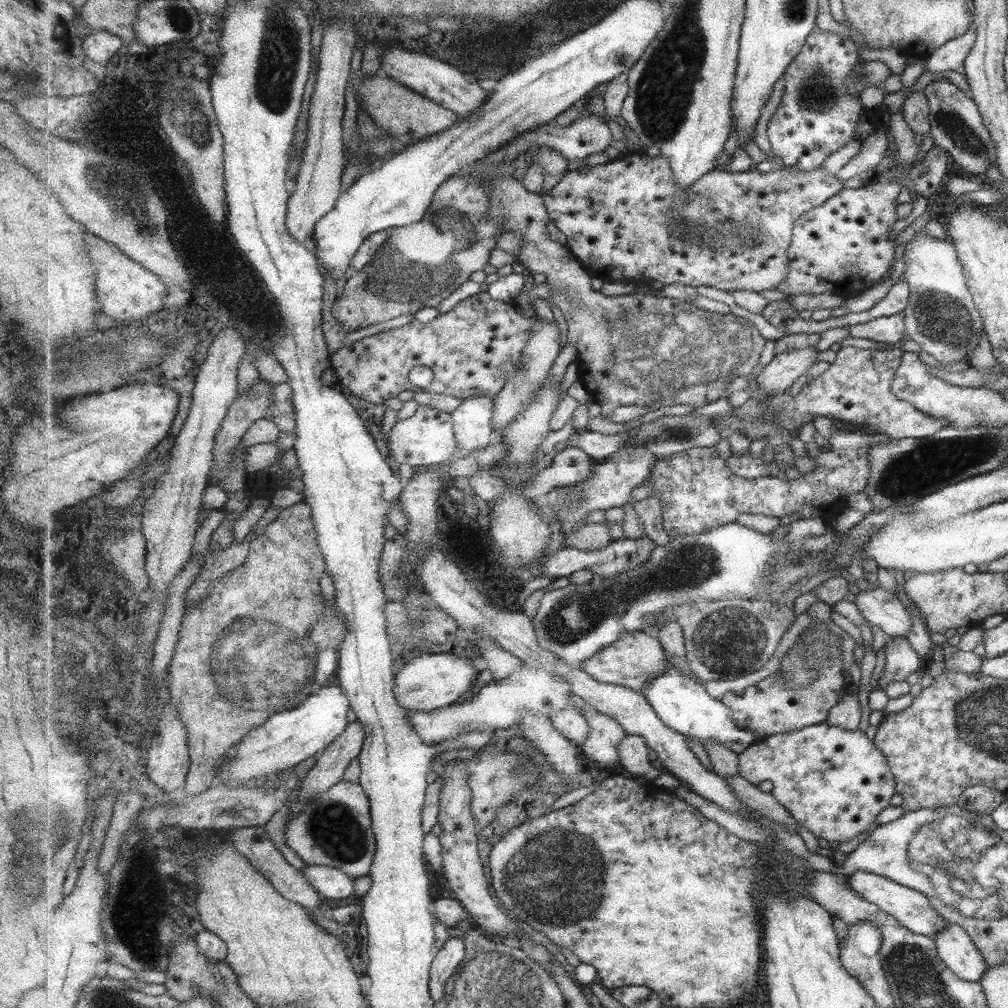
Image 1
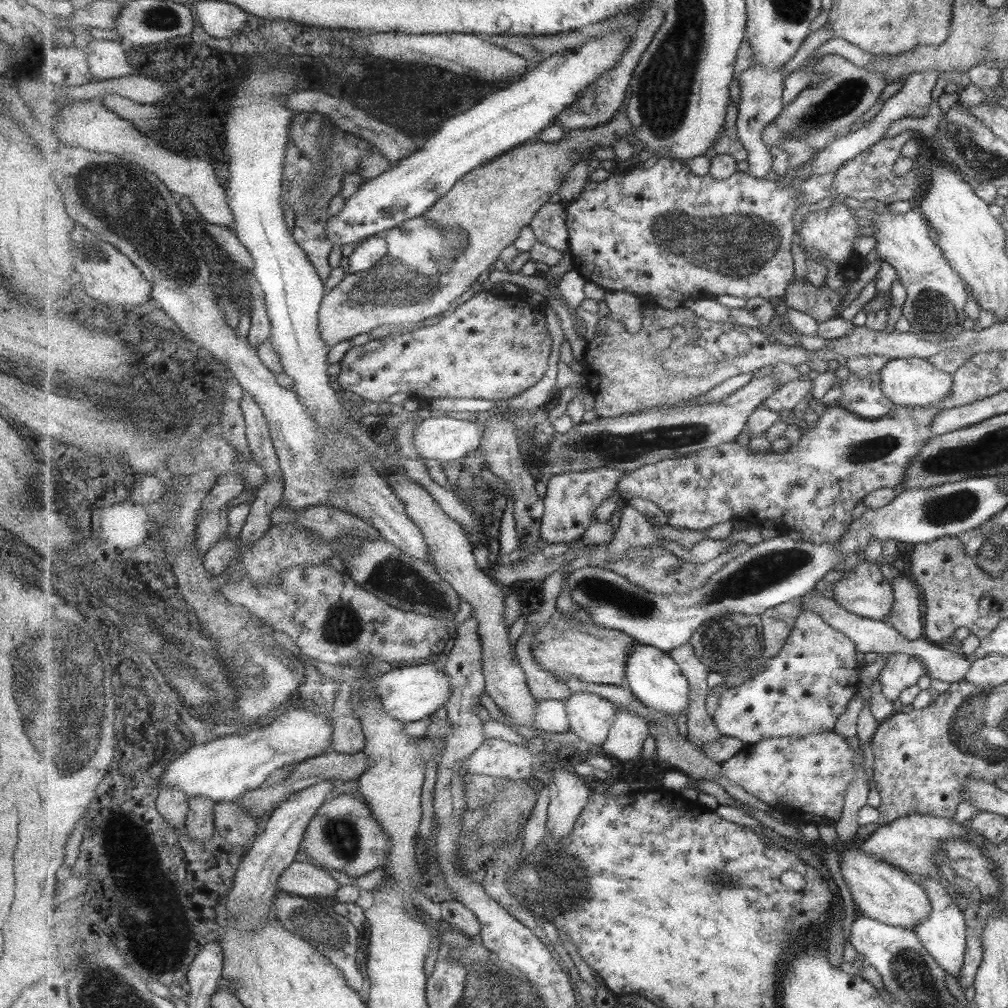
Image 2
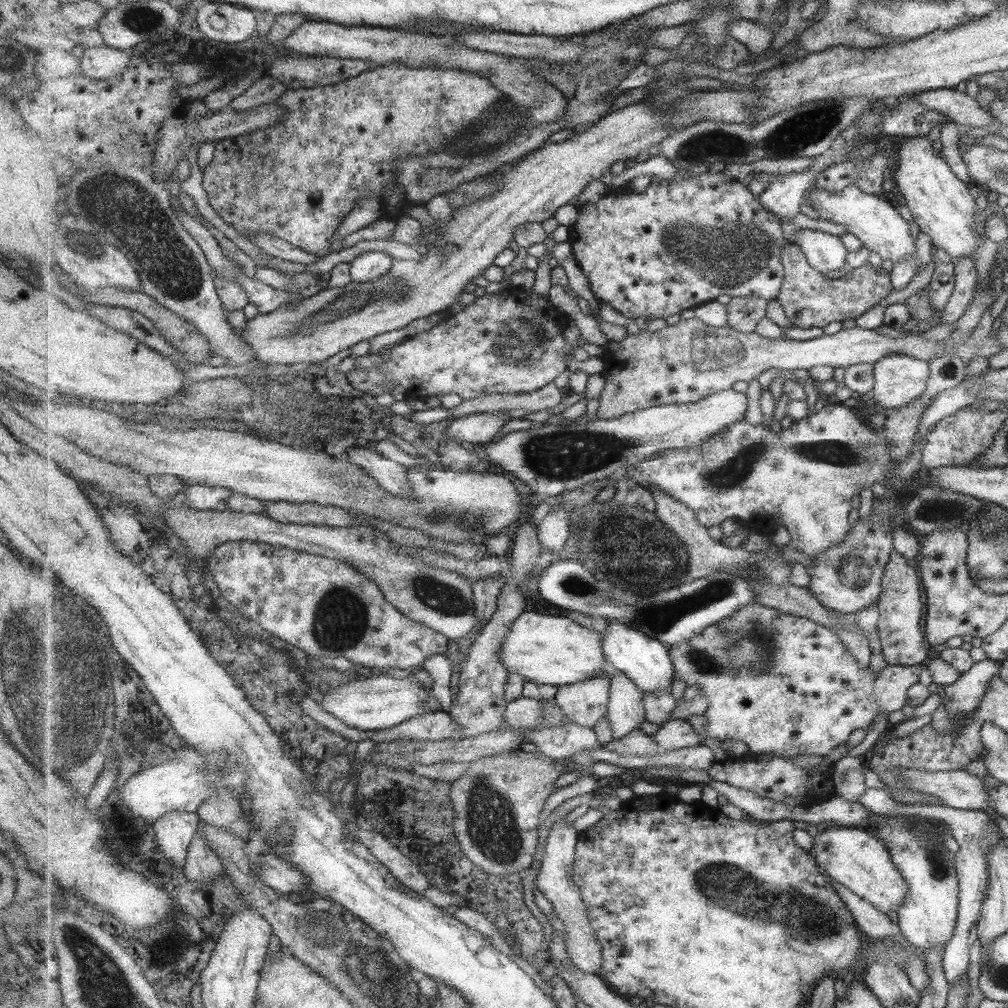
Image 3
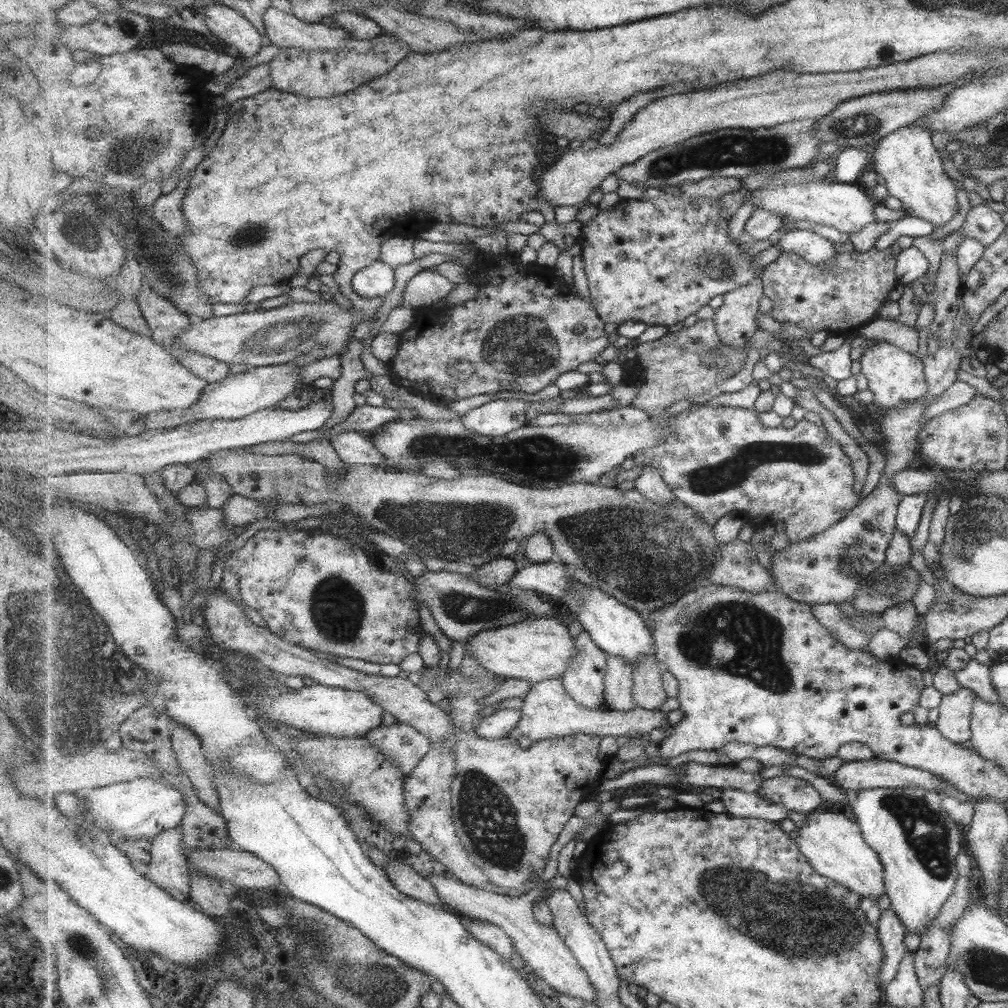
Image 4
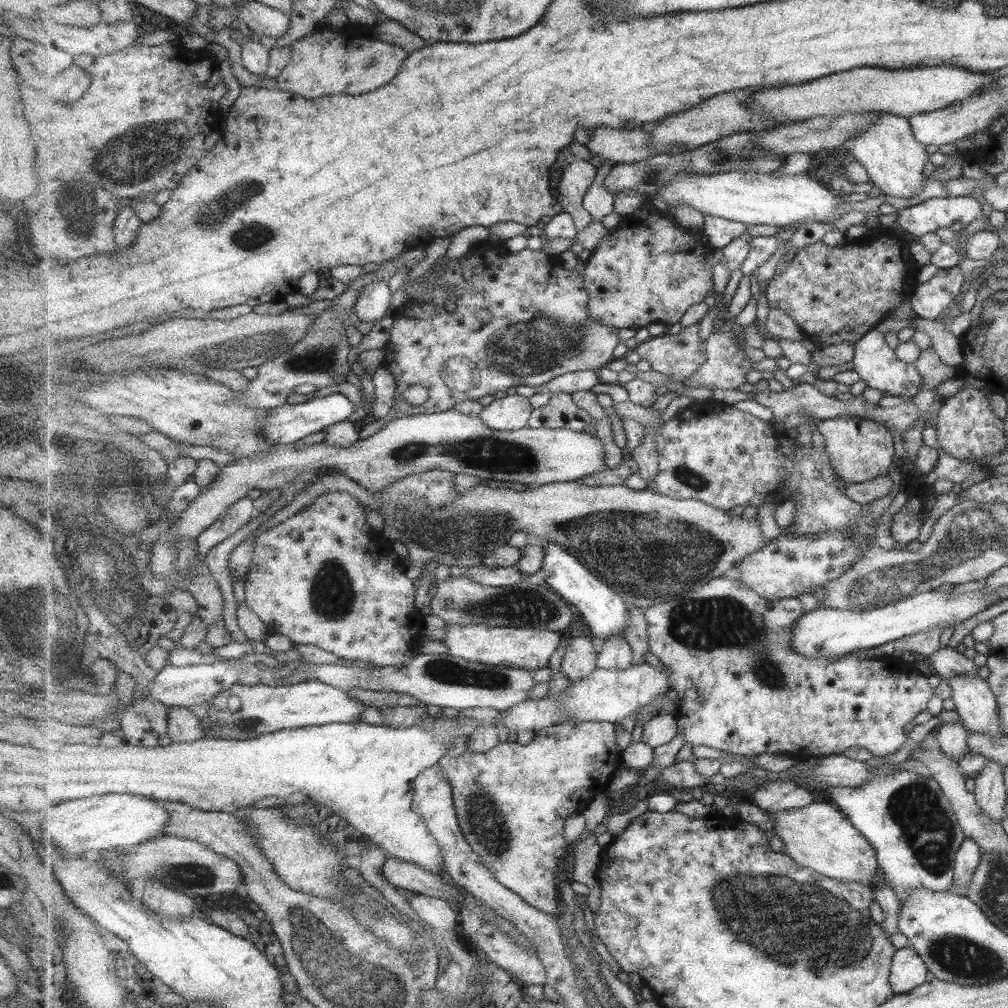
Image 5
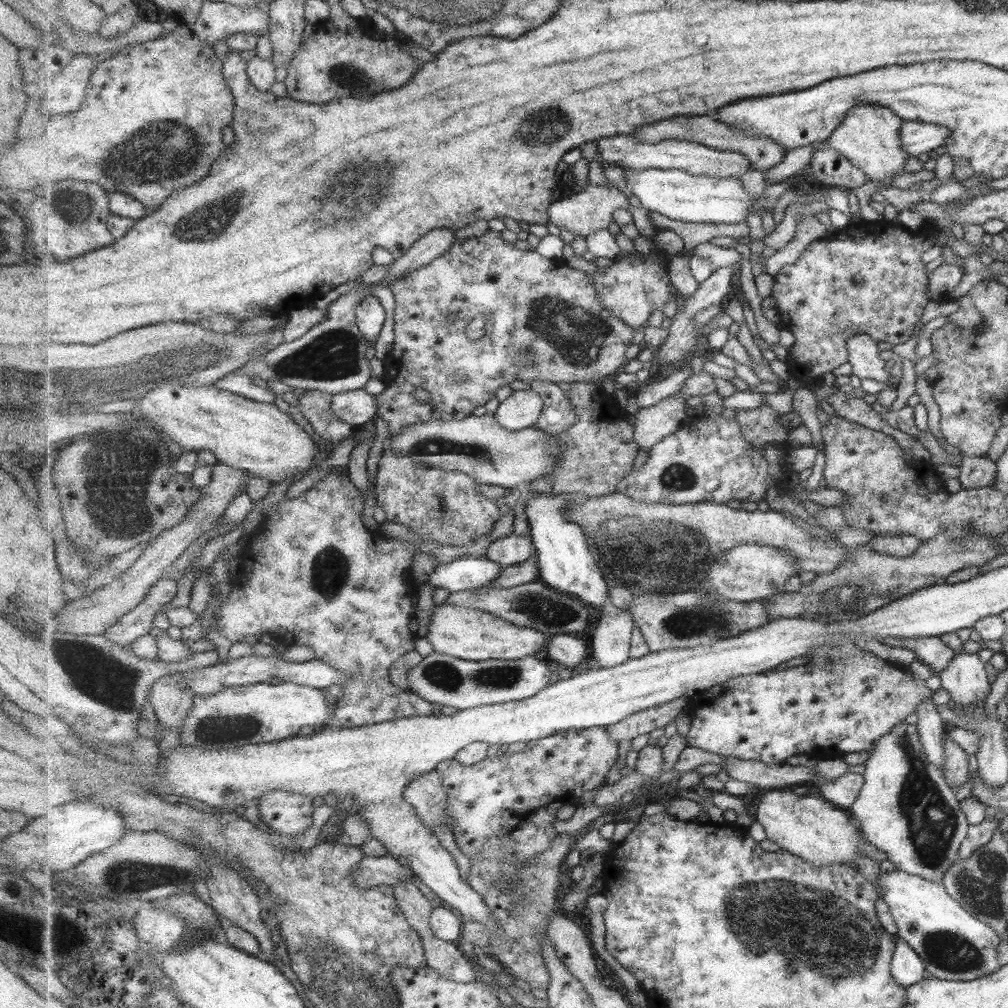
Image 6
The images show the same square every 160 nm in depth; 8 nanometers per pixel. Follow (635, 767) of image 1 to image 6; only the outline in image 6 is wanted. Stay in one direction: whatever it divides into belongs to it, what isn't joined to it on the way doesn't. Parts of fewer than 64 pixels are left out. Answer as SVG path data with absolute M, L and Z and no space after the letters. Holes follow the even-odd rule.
M619 612L617 616L603 613L592 636L593 657L601 667L619 666L630 659L631 634L635 627L630 612Z

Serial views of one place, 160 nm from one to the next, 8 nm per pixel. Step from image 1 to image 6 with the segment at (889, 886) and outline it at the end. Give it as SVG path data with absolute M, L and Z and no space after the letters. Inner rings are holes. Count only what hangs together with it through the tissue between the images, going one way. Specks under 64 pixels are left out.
M775 789L763 793L756 808L756 822L761 824L769 840L775 842L780 848L800 856L811 864L823 865L850 865L855 867L855 860L859 850L869 854L878 863L885 861L885 852L877 850L863 839L861 833L854 826L853 819L848 812L829 802L824 797L802 796L793 791Z

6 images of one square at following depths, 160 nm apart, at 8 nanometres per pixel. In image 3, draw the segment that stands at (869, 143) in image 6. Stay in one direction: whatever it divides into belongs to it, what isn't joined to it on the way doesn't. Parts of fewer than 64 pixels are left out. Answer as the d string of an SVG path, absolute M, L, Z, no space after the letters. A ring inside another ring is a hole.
M925 137L905 138L897 144L895 150L895 165L893 169L894 192L905 200L905 205L911 213L913 222L918 229L929 236L932 244L942 248L951 259L971 257L978 245L975 220L971 212L975 210L973 198L967 194L963 182L959 182L947 168L947 164L933 152L931 142Z

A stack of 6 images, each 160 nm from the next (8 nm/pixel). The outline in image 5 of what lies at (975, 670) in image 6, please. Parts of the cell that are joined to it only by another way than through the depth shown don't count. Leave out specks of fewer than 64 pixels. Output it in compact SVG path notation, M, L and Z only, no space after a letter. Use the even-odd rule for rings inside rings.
M955 676L951 680L947 680L947 685L951 689L951 700L954 704L954 710L957 714L957 718L961 722L961 725L965 727L969 734L971 731L974 733L983 733L986 735L999 735L1001 734L1001 727L999 727L998 707L996 697L990 690L989 684L986 680L977 676Z

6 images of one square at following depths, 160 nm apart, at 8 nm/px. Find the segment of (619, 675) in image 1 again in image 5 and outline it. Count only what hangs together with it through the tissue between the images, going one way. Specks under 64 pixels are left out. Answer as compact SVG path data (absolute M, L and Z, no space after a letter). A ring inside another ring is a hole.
M449 624L445 626L445 632L443 643L453 657L486 665L523 667L532 671L549 668L551 657L565 638L565 634L557 630L519 629L489 626L489 624L473 624L473 626Z

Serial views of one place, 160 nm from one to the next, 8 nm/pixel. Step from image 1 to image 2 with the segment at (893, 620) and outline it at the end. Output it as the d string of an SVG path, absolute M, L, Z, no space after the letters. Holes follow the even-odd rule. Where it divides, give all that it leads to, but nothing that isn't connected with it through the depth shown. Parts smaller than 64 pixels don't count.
M859 559L857 566L834 585L833 598L853 615L885 622L894 604L894 590L875 563Z

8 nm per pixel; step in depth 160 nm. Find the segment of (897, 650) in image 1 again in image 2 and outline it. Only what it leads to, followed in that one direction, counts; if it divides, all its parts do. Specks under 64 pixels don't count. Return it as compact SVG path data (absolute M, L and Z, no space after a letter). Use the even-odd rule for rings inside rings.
M891 653L885 656L885 663L878 675L879 683L881 683L881 694L885 700L897 700L899 694L903 693L908 687L917 685L917 678L923 674L923 663L917 662L914 655Z

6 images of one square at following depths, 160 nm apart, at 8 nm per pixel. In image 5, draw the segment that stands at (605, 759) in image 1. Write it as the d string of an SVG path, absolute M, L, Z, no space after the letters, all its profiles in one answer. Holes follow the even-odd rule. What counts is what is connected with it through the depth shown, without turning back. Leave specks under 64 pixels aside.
M583 636L570 638L562 660L562 671L571 680L571 683L585 680L598 668L598 656L599 650L595 650L591 639L583 638Z

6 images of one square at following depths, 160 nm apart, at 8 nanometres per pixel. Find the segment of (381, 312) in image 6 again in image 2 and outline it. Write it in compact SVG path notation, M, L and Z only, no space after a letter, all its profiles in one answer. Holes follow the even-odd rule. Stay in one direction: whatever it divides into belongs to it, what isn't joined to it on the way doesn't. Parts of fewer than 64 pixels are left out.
M387 234L375 235L363 241L349 256L349 274L373 268L390 251L391 241Z

